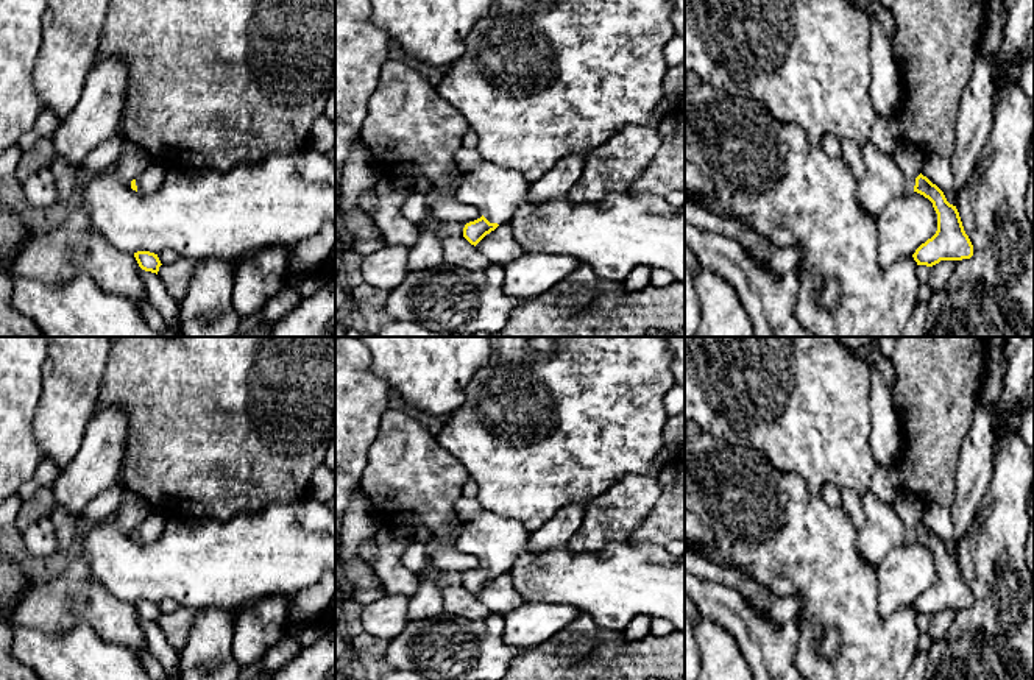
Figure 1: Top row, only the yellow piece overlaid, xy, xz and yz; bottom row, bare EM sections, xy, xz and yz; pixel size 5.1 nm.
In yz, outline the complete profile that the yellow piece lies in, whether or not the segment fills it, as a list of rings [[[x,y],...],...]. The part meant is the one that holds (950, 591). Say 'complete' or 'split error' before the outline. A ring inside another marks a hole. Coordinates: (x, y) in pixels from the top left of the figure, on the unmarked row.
split error; [[[872,491],[861,499],[864,526],[858,532],[856,549],[861,558],[878,566],[895,547],[917,541],[933,552],[937,563],[936,583],[912,604],[917,614],[933,616],[940,610],[962,610],[973,605],[973,594],[964,580],[956,555],[950,554],[944,541],[922,522],[906,527],[894,504],[881,502]]]

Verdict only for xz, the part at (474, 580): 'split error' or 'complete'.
split error

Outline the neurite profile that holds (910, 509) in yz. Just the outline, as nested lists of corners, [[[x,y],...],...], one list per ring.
[[[901,491],[894,502],[894,508],[898,513],[901,522],[906,527],[914,529],[922,522],[925,502],[909,491]]]

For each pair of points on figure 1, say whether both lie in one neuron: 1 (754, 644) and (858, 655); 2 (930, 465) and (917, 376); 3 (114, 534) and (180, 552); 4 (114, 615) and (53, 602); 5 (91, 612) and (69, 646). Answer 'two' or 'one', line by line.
1: two
2: one
3: one
4: one
5: two

